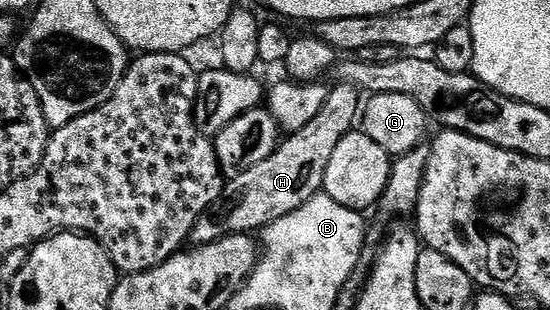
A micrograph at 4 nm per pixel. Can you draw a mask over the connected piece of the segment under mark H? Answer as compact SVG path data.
M334 84L327 95L327 103L323 103L319 115L315 115L307 127L288 134L278 144L277 150L267 155L263 163L255 163L251 171L243 171L239 176L226 180L220 199L211 203L211 207L207 207L207 211L195 219L188 244L206 245L233 233L253 235L275 223L275 219L283 219L283 215L291 215L291 211L303 207L303 203L322 192L327 163L331 163L331 155L341 140L354 132L362 108L363 97L358 89L350 85Z

